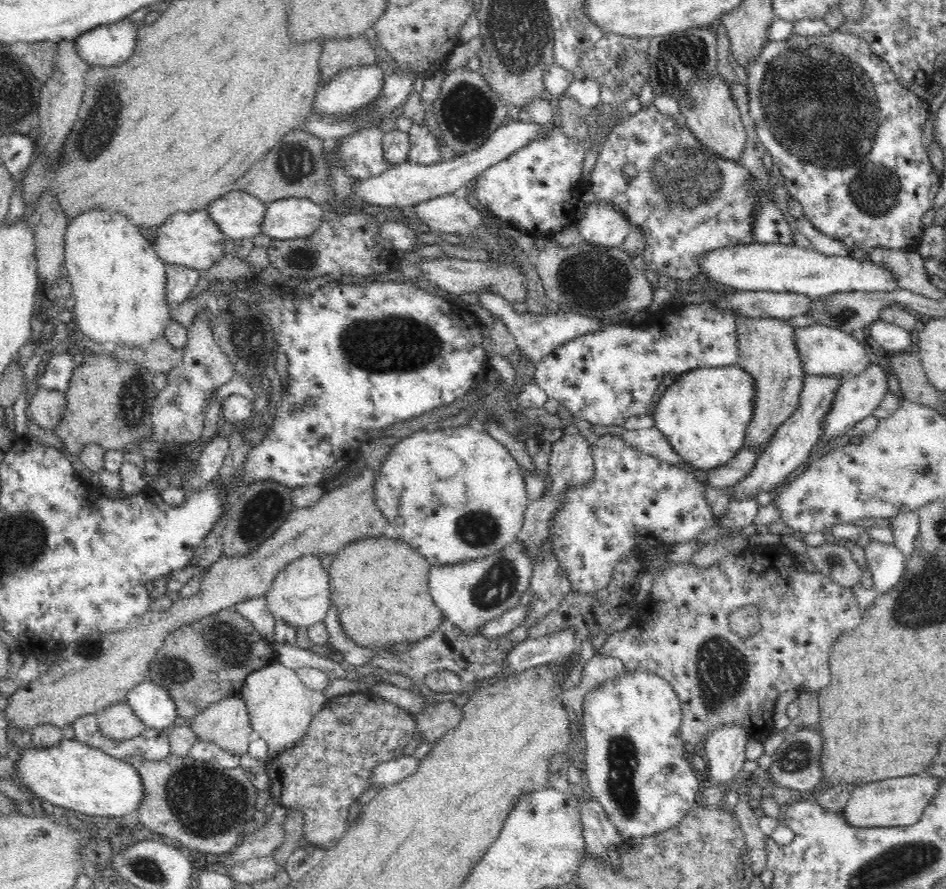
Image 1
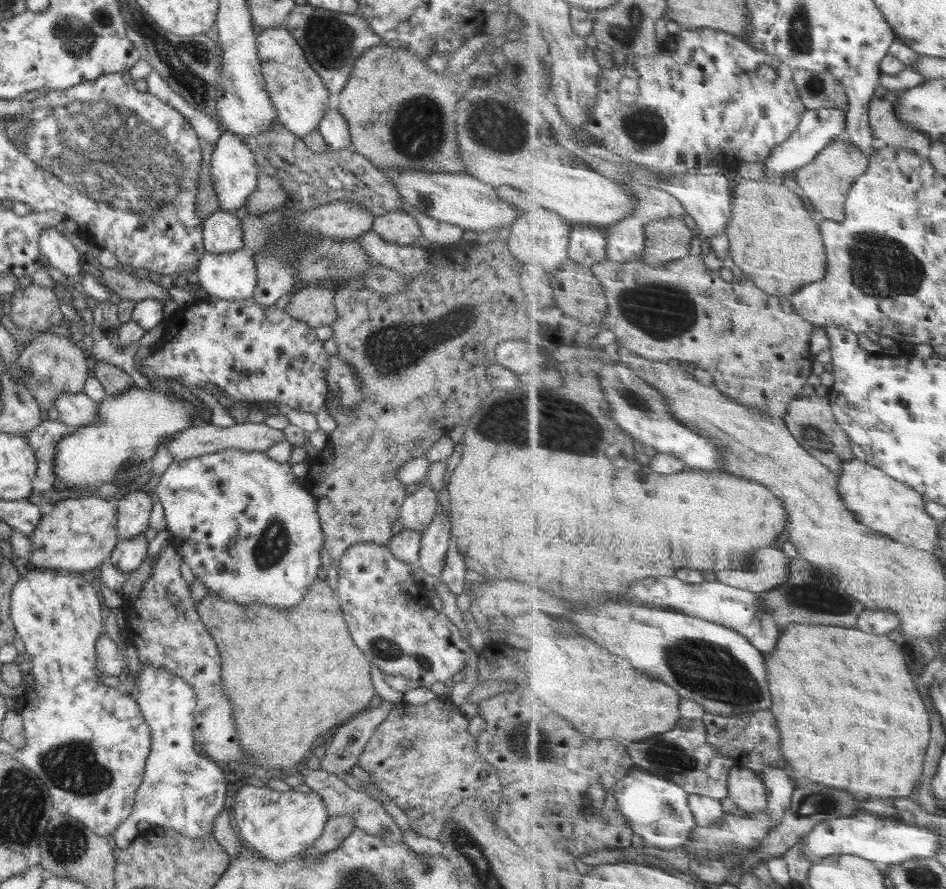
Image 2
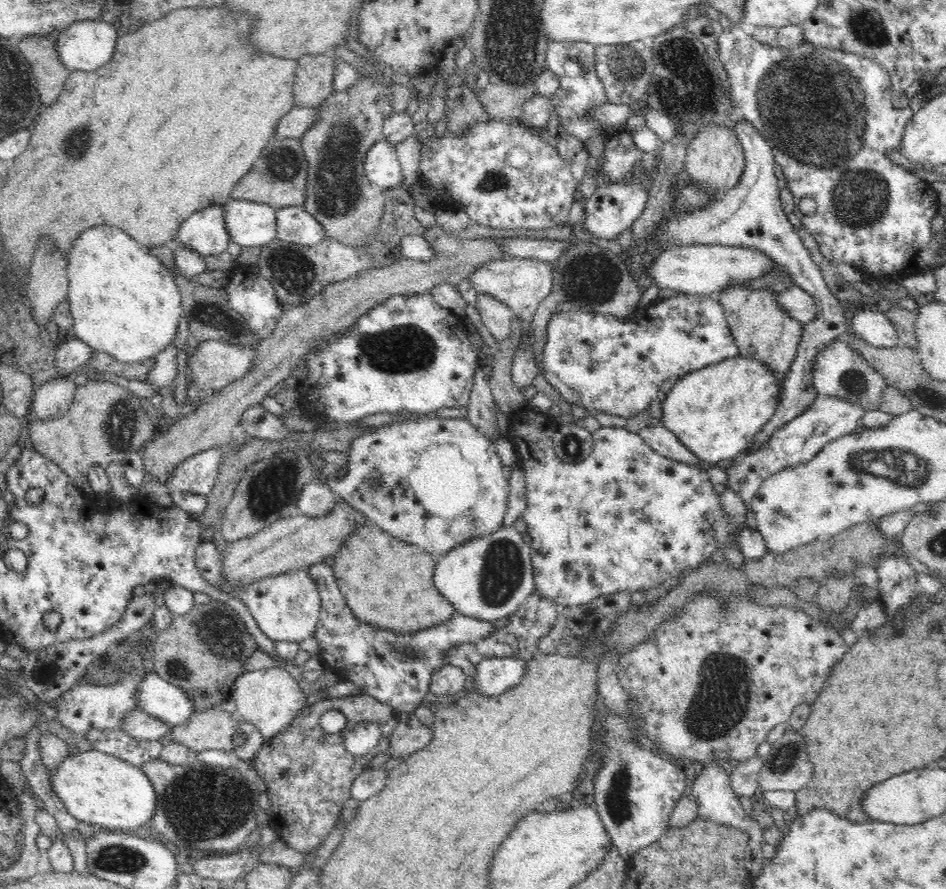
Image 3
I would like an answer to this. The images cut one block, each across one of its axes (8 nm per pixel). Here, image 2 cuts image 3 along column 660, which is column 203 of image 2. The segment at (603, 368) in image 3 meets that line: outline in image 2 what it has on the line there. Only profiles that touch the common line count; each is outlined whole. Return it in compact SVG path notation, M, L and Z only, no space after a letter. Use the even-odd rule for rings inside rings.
M205 296L189 308L178 308L165 320L163 335L142 365L142 372L148 376L170 378L188 389L192 385L202 391L204 386L212 384L232 400L249 403L253 407L263 402L282 403L294 410L316 415L327 404L329 396L326 388L329 355L314 329L276 305L264 307L256 303L253 297L222 300Z

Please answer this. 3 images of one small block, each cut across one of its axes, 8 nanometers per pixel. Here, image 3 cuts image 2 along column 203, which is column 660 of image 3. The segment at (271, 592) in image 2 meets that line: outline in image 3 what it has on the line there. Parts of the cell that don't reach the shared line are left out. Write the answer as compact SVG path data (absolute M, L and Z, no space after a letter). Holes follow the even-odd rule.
M514 424L514 432L510 434L512 438L520 438L520 444L528 444L528 448L536 448L536 456L518 456L518 465L525 472L526 495L528 495L528 506L522 512L523 526L532 538L530 545L530 556L532 559L532 572L534 573L535 592L540 594L547 600L552 600L556 605L562 607L578 607L584 604L590 604L596 598L606 598L620 592L630 592L633 597L640 597L644 590L656 587L670 578L684 576L688 571L698 568L704 564L704 560L708 558L716 558L716 552L728 543L736 543L736 547L744 553L747 560L760 560L767 549L764 537L758 530L752 530L749 527L737 528L735 520L731 516L727 516L727 512L723 511L719 494L714 491L714 484L710 481L707 470L703 470L699 465L684 464L677 460L669 459L662 456L658 452L654 452L652 448L644 442L644 439L636 432L630 432L625 428L600 427L592 433L594 446L592 454L580 462L580 464L566 464L558 458L554 449L552 452L542 452L546 450L546 442L548 442L548 434L546 434L546 426L538 424Z

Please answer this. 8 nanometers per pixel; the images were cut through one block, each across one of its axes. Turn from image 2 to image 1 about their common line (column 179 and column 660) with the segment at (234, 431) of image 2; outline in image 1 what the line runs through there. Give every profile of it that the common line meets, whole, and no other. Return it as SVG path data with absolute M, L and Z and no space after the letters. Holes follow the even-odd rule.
M655 426L638 430L626 429L620 435L630 448L635 448L673 465L681 462L681 458L675 453L671 444Z

